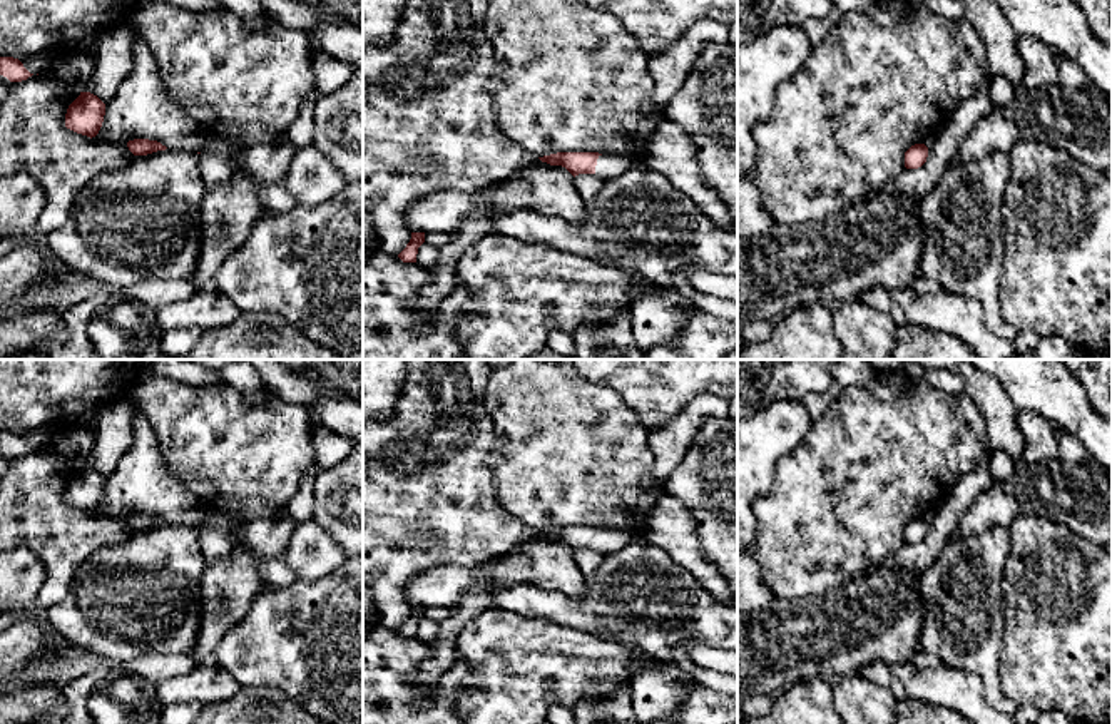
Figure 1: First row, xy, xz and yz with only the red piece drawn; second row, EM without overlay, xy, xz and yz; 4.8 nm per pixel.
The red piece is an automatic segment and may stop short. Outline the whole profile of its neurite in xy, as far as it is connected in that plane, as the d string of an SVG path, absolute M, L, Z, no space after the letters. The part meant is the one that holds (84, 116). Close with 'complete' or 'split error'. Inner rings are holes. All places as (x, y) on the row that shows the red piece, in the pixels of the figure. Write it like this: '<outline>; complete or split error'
M80 92L67 109L65 127L92 139L99 134L104 115L105 104L90 92Z; complete

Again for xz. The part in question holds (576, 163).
M557 152L538 159L550 166L565 167L574 177L579 174L595 174L604 181L615 179L629 169L642 166L620 156L605 156L599 152Z; split error

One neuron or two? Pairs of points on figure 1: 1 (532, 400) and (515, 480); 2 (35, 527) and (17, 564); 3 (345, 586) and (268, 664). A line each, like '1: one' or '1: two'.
1: one
2: two
3: one

